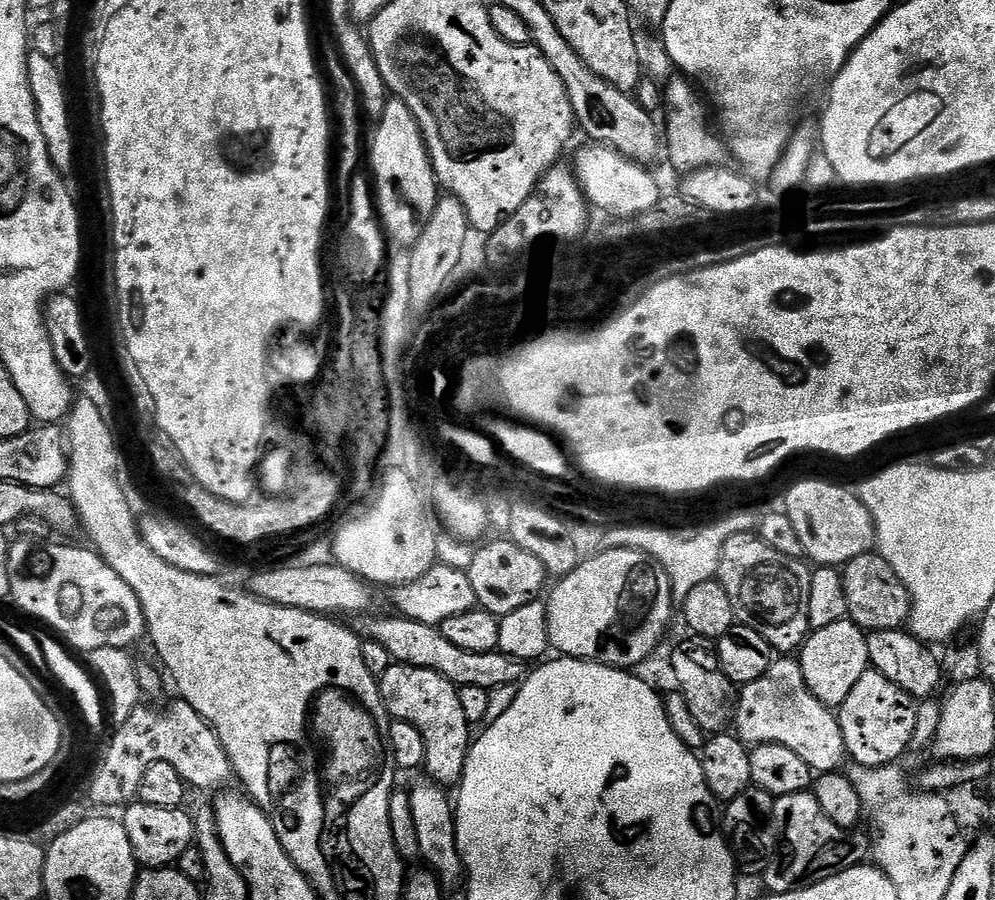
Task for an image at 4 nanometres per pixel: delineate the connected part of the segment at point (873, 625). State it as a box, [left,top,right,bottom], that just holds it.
[842,551,912,633]

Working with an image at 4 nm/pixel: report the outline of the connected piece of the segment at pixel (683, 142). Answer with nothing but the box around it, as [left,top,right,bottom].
[662,75,725,174]

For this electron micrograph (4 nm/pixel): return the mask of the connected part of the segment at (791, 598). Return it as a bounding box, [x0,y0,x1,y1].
[715,532,812,653]

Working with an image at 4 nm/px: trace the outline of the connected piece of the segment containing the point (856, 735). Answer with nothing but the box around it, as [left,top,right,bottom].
[838,670,916,768]

